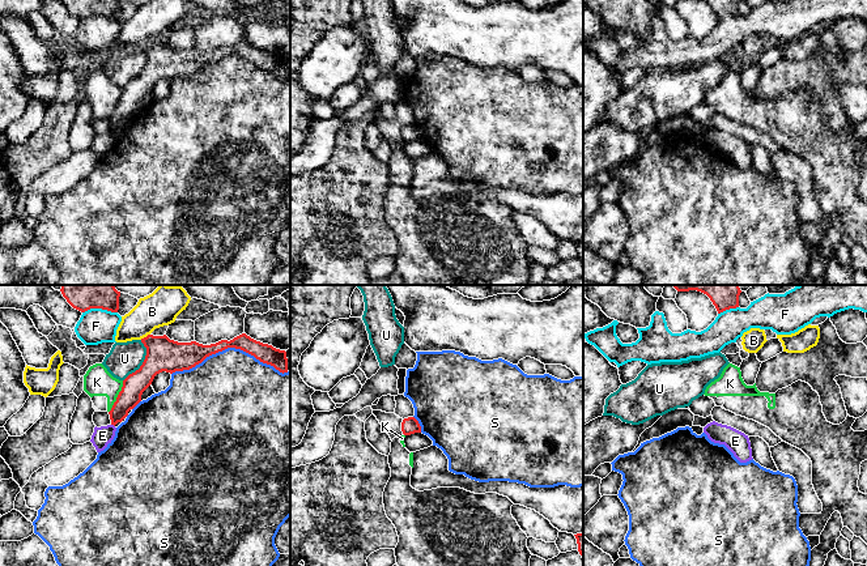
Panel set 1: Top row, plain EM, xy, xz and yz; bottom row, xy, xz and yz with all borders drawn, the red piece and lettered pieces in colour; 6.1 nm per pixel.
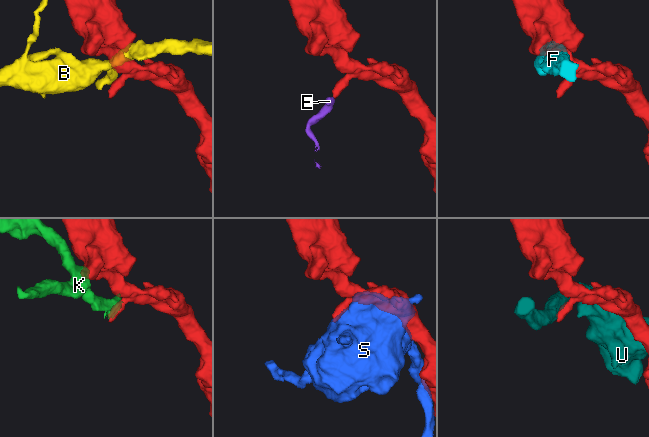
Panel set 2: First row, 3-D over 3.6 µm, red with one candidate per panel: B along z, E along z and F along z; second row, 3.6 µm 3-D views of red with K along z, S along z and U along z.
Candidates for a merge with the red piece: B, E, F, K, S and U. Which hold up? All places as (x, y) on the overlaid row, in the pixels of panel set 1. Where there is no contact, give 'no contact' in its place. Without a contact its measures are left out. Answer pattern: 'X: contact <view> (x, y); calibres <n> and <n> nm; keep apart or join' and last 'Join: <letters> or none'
B: contact xy (144, 337); calibres 200 and 220 nm; keep apart
E: contact xy (113, 424); calibres 140 and 120 nm; keep apart
F: contact xy (100, 307); calibres 300 and 220 nm; keep apart
K: contact xy (118, 396); calibres 140 and 180 nm; keep apart
S: contact xy (229, 347); calibres 150 and 460 nm; keep apart
U: contact xy (143, 362); calibres 200 and 200 nm; keep apart
Join: none

